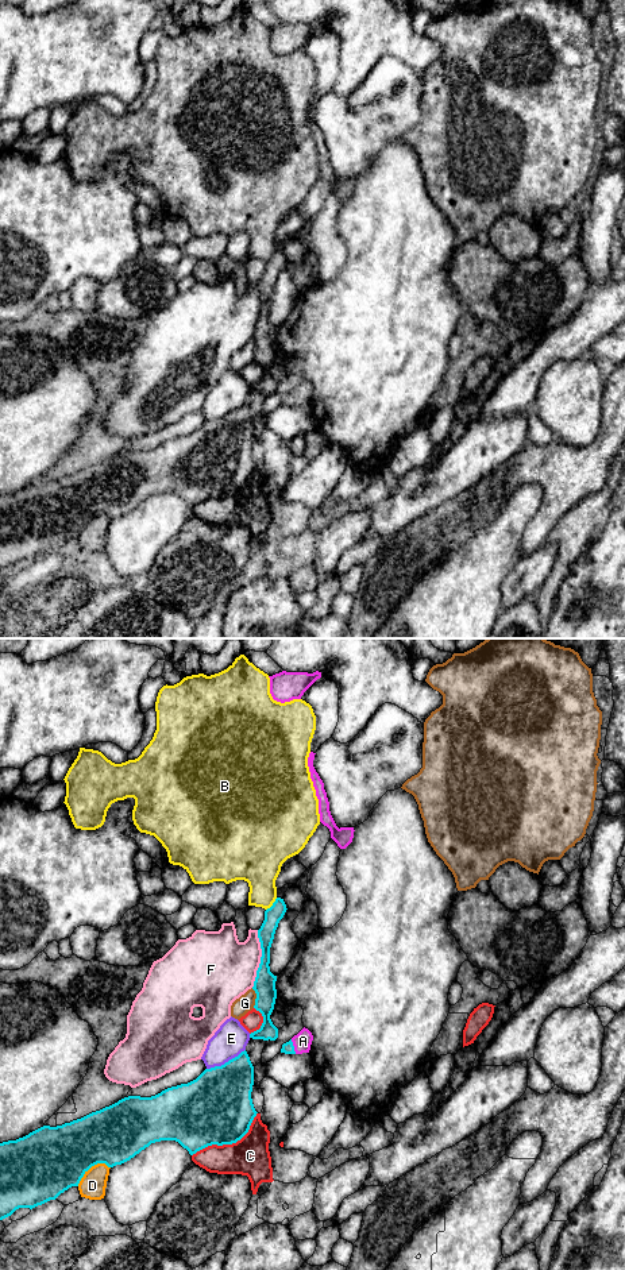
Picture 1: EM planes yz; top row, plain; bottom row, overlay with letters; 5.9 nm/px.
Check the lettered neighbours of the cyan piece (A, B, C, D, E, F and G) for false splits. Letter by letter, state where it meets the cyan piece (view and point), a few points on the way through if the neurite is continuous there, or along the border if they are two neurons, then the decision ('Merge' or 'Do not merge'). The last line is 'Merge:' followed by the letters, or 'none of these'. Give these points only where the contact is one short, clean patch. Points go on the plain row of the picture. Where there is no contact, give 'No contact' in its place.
A: Touches cyan at yz (293, 398). Merge
B: Touches cyan at yz (273, 257). Do not merge
C: Touches cyan at yz (228, 495). Do not merge
D: Touches cyan at yz (91, 518). Do not merge
E: Touches cyan at yz (226, 415). Do not merge
F: Touches cyan at yz (261, 311). Do not merge
G: Touches cyan at yz (257, 350). Boundary: yz (251, 340), (255, 346), (254, 359). Do not merge
Merge: A

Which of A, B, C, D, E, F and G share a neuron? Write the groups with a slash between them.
A / B / C / D / E / F / G

